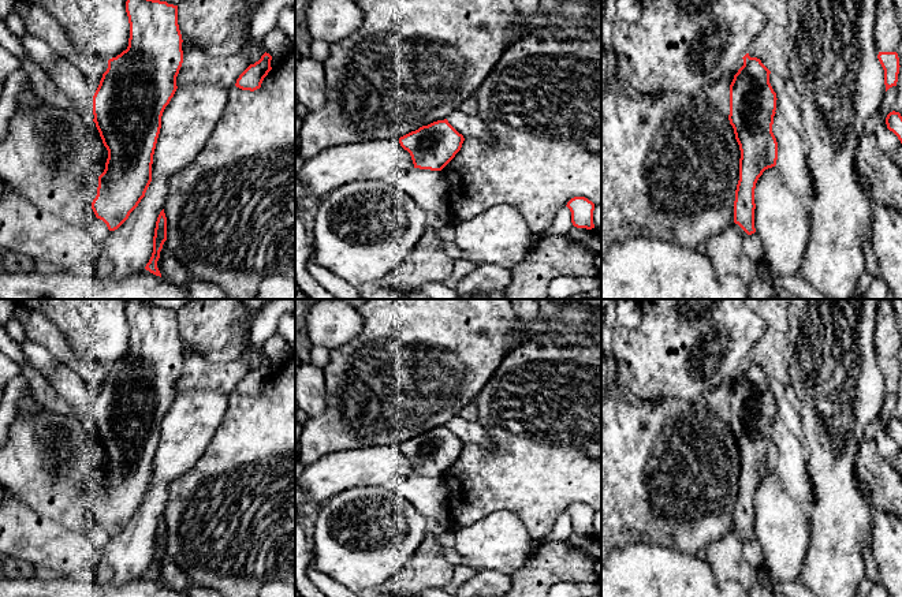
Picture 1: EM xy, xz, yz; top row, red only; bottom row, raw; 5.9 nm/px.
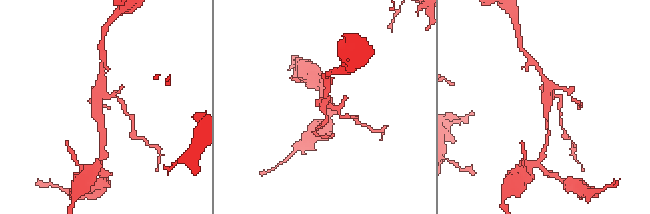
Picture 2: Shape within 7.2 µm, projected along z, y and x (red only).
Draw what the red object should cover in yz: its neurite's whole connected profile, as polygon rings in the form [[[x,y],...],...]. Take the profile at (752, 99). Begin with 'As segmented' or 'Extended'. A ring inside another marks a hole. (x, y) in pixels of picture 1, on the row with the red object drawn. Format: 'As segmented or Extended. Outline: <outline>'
As segmented. Outline: [[[749,53],[742,59],[743,66],[730,85],[728,120],[741,150],[734,223],[752,235],[756,232],[756,183],[778,160],[778,142],[772,133],[778,98],[769,83],[771,71],[761,60]]]

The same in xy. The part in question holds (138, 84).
As segmented. Outline: [[[127,0],[126,12],[130,23],[128,46],[108,60],[108,68],[93,96],[93,122],[108,158],[98,176],[92,209],[109,231],[118,230],[128,219],[152,182],[161,116],[178,89],[176,77],[183,63],[178,5],[160,0]]]

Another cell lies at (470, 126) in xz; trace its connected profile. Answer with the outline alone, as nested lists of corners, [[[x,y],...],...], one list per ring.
[[[455,111],[447,117],[448,123],[463,135],[463,138],[492,139],[493,135],[478,115],[466,115]]]

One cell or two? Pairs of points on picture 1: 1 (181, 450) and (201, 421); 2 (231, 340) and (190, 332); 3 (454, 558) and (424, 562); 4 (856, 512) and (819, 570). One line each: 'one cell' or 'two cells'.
1: one cell
2: one cell
3: two cells
4: one cell

